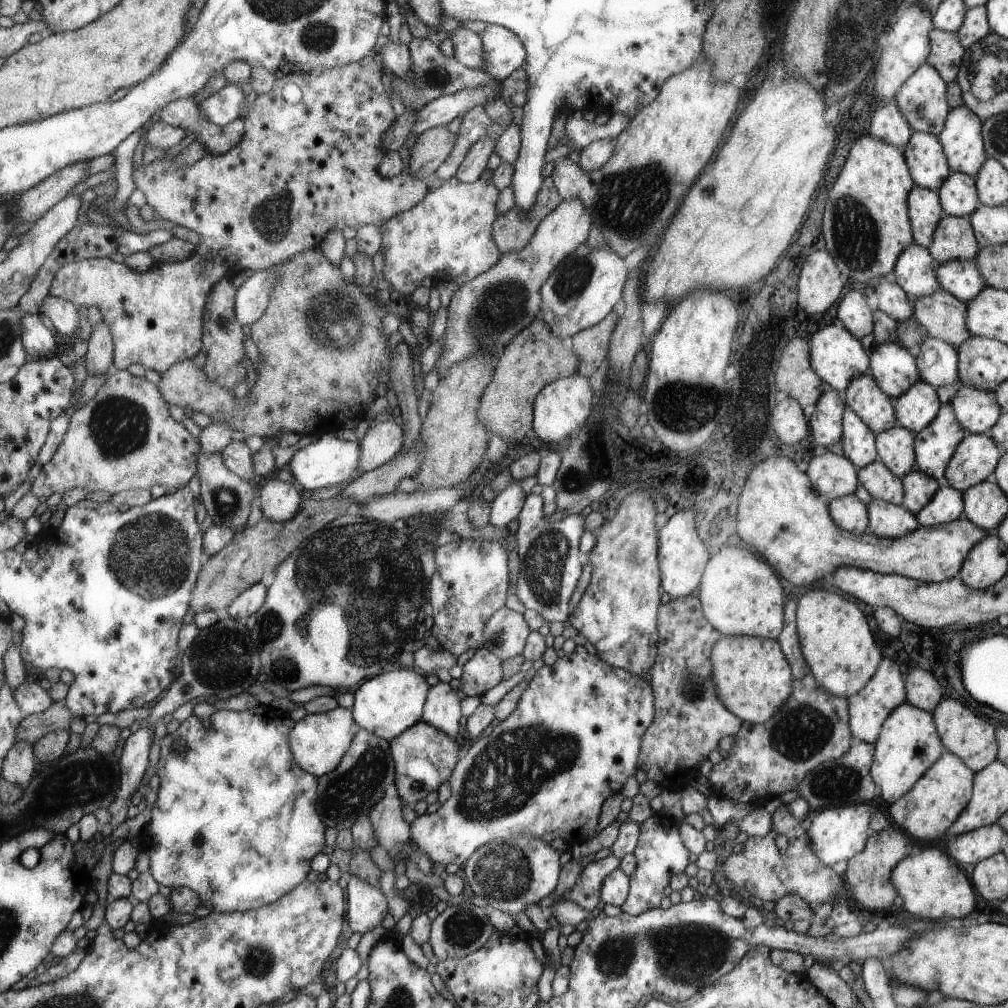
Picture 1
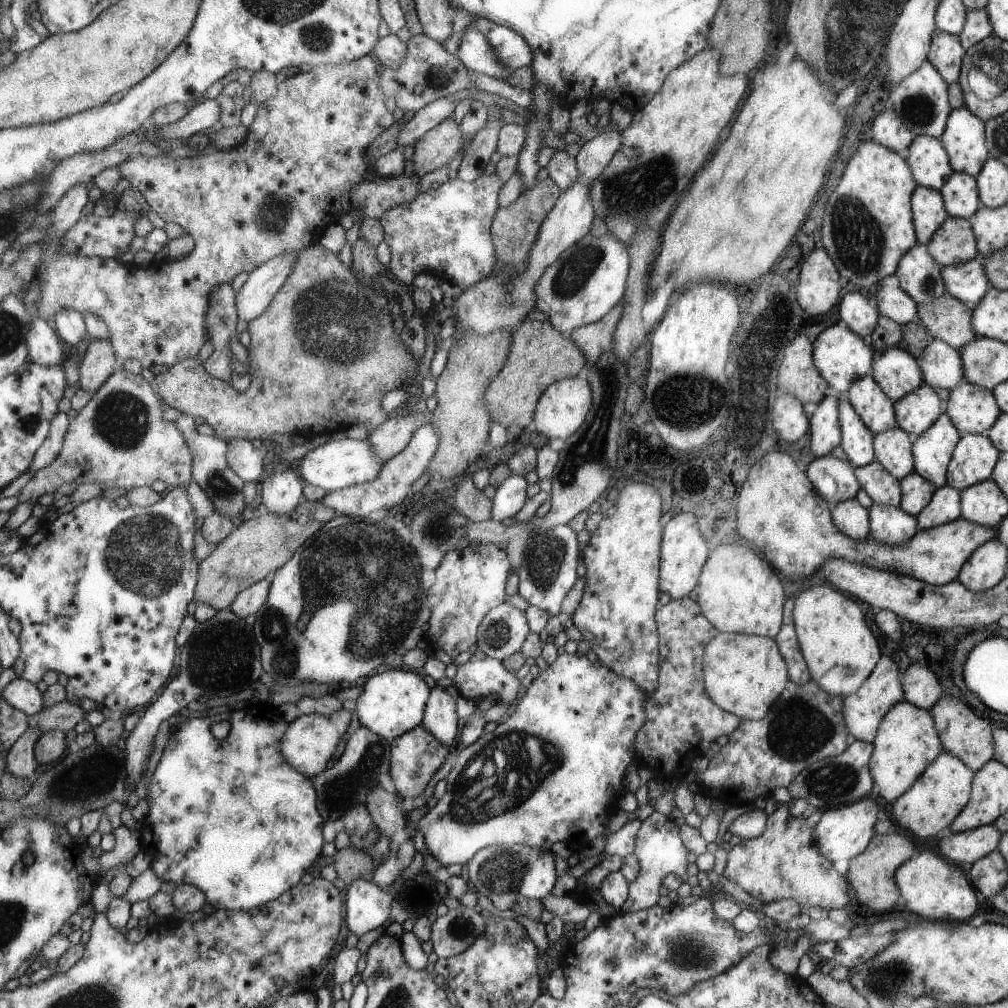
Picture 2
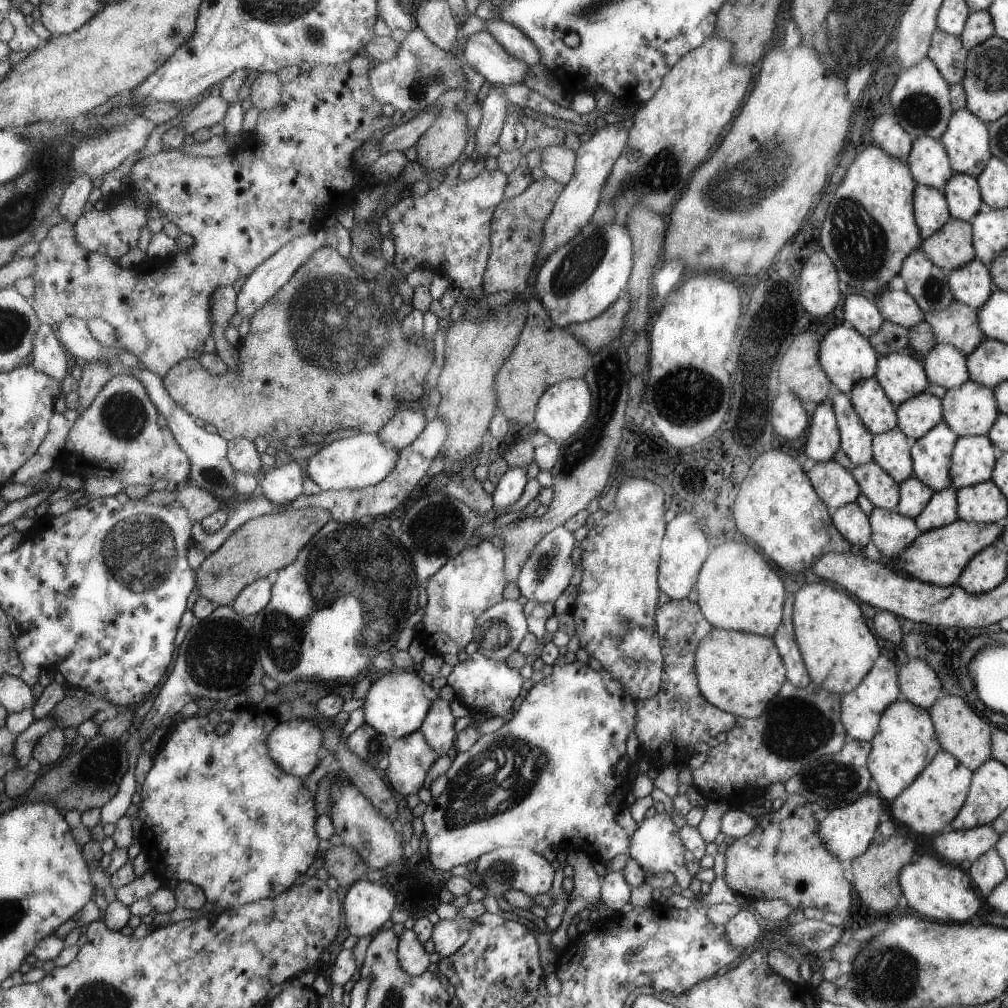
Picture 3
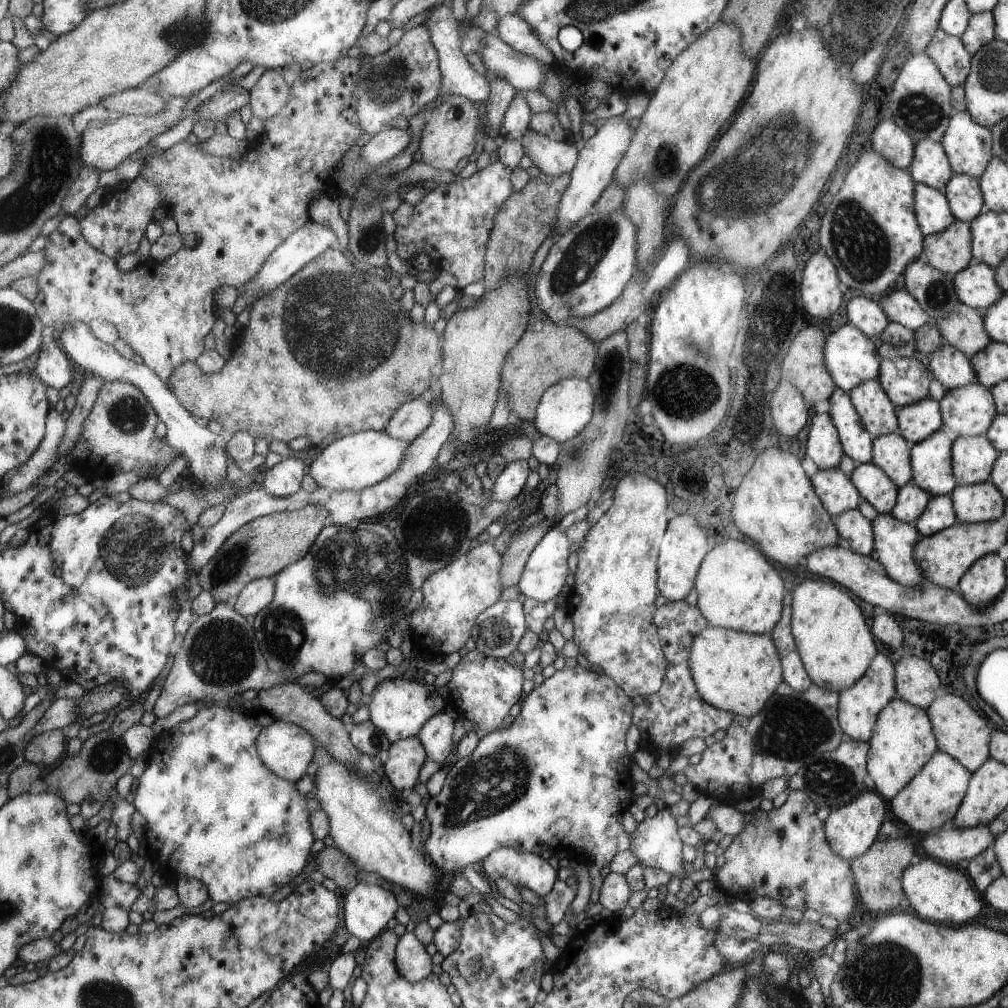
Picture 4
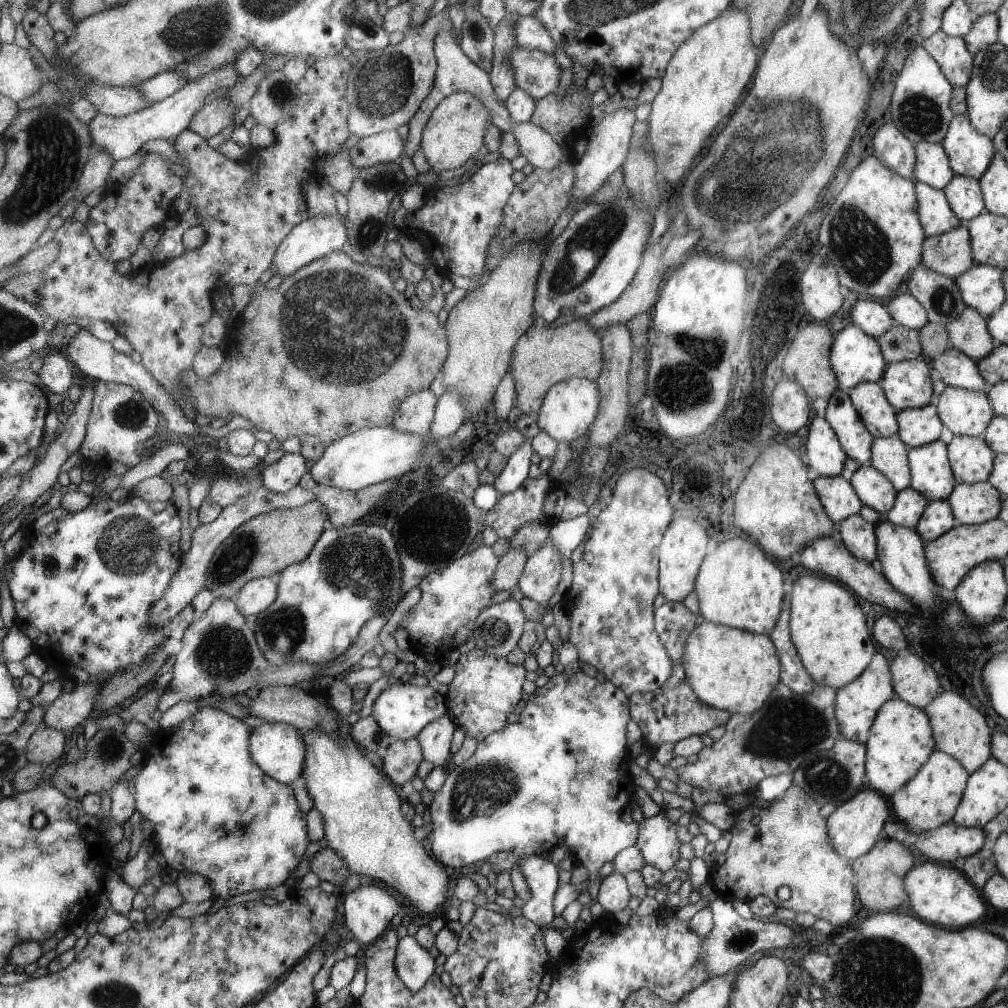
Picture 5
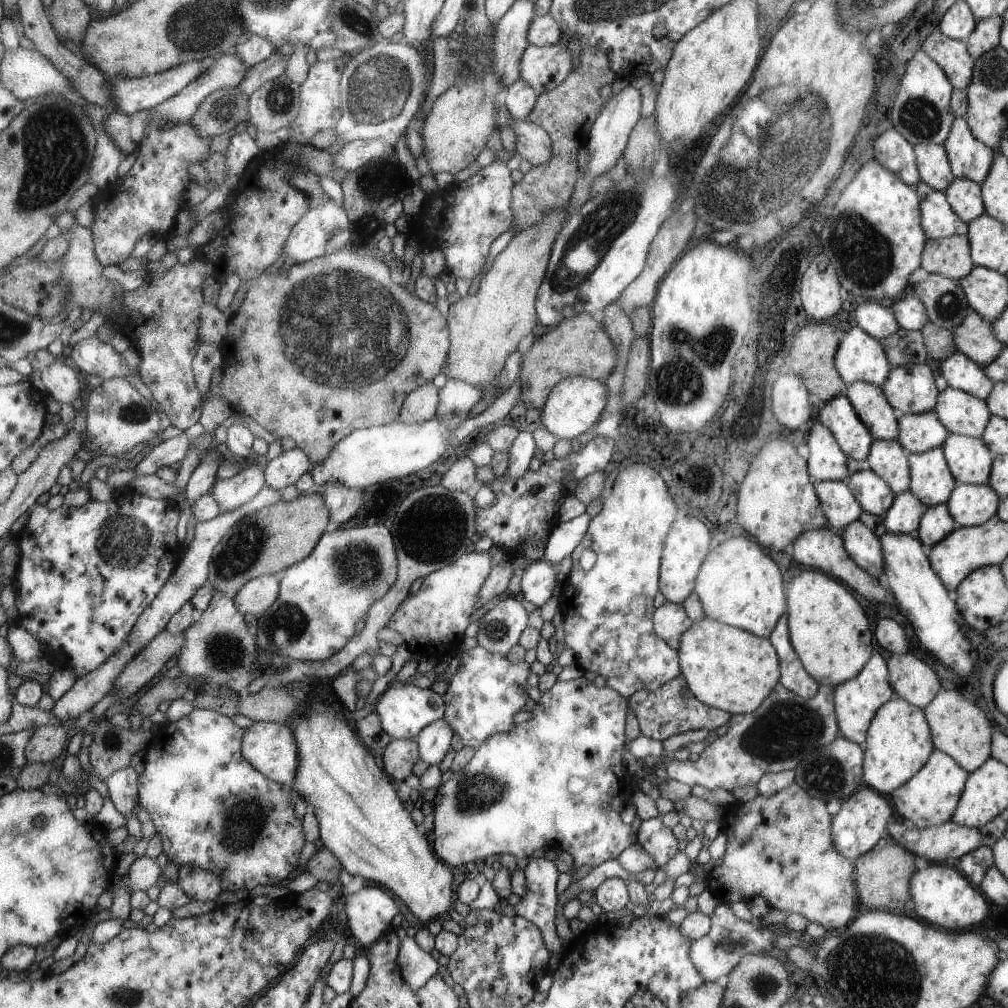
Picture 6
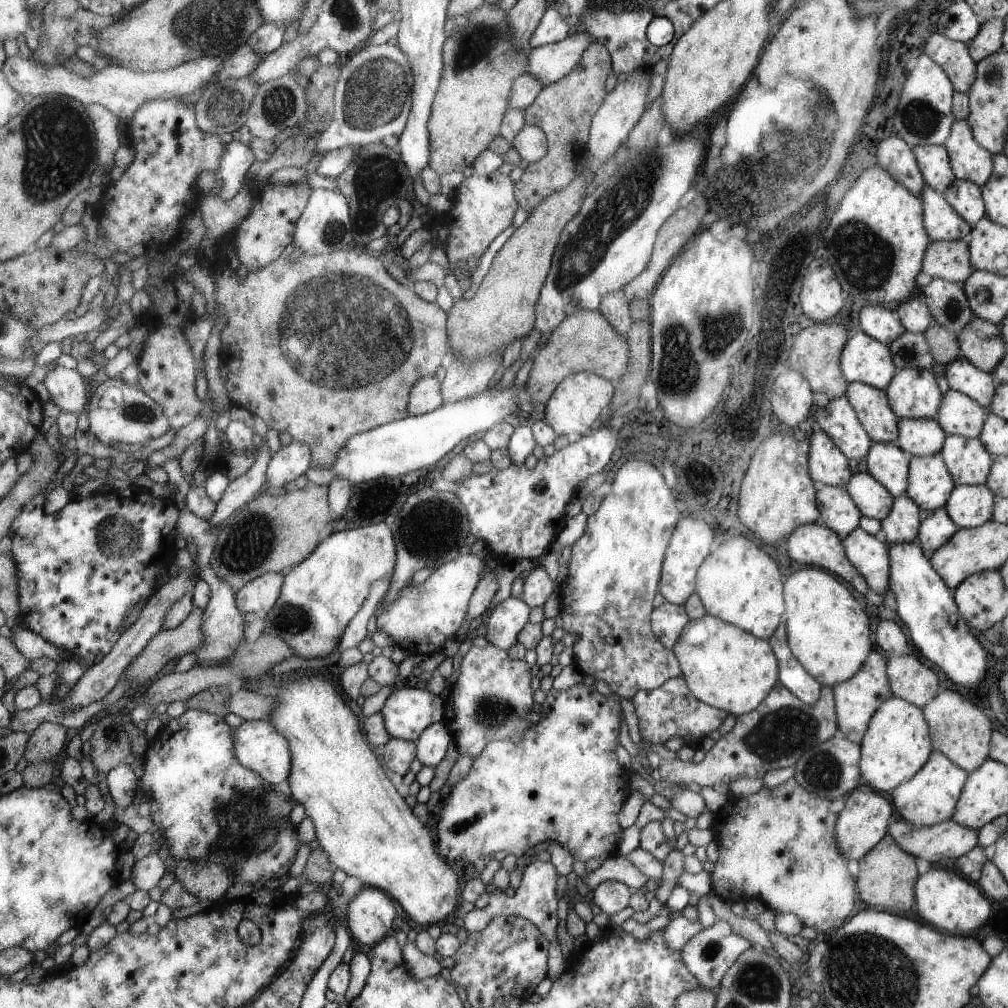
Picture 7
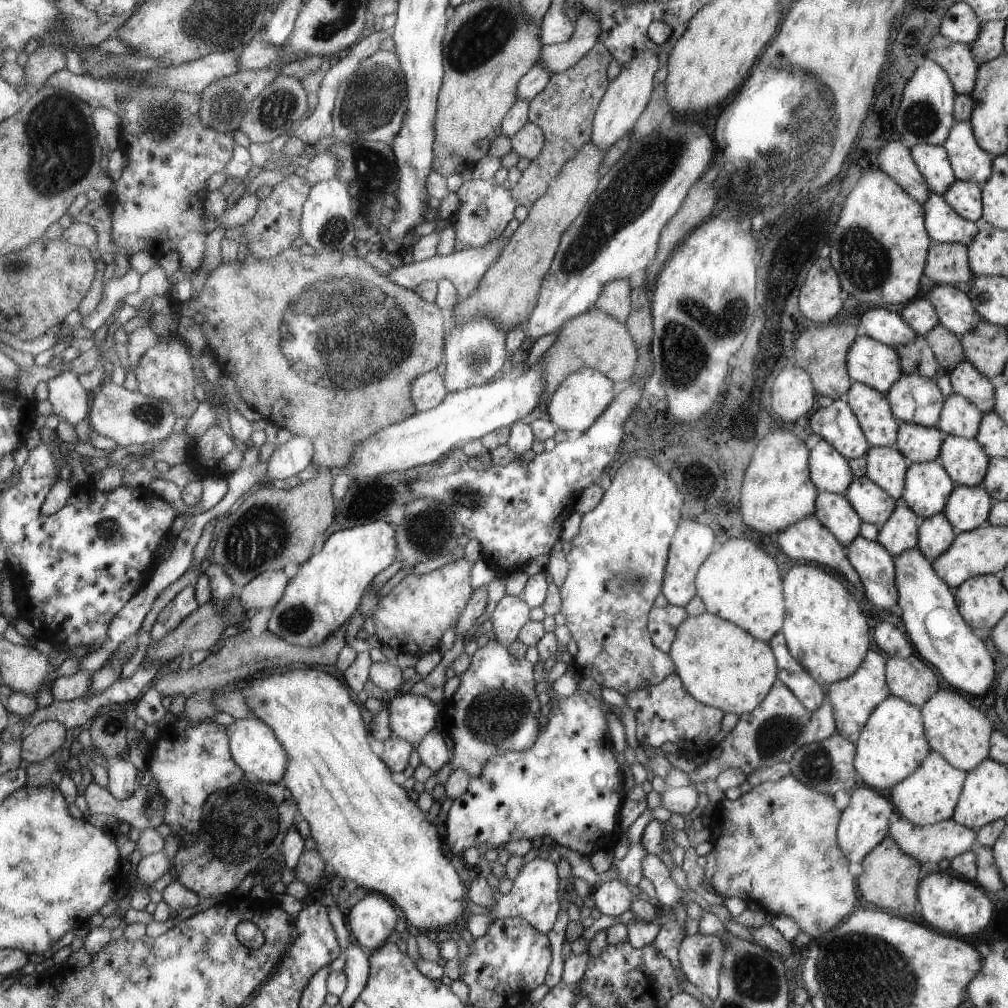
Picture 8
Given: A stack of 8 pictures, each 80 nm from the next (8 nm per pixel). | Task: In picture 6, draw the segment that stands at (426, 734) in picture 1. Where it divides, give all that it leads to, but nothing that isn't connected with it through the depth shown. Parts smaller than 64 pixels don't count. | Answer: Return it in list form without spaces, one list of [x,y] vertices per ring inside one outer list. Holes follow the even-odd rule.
[[[391,739],[380,751],[384,769],[393,780],[403,780],[411,774],[411,766],[417,760],[417,744],[415,739]]]

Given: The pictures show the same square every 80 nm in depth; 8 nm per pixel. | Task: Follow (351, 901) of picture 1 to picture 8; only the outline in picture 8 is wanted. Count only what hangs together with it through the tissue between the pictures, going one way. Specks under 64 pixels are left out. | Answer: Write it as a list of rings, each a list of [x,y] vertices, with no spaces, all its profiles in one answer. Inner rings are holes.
[[[365,894],[345,917],[345,923],[357,944],[371,951],[385,944],[395,922],[397,914],[381,894]]]

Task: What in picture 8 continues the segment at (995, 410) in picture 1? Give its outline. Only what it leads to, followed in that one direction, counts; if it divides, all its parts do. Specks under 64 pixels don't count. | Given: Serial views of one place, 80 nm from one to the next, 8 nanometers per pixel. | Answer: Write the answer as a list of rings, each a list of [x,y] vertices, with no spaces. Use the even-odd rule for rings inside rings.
[[[952,393],[944,398],[944,406],[935,427],[946,435],[974,439],[979,433],[982,419],[983,414],[975,404]]]

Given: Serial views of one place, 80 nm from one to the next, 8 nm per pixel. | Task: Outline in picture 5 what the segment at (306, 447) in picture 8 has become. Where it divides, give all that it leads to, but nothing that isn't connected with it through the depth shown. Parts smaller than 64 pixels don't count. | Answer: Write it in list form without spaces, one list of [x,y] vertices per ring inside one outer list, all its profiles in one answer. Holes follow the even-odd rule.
[[[284,453],[269,466],[258,469],[262,486],[274,493],[287,493],[298,484],[305,468],[305,459],[300,453]]]

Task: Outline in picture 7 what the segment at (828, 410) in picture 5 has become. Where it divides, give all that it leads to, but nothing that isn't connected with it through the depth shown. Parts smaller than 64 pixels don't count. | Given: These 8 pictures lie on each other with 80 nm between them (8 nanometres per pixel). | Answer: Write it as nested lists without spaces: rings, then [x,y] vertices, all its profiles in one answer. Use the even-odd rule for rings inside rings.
[[[845,395],[818,407],[814,416],[817,428],[825,431],[848,459],[867,456],[872,439]]]

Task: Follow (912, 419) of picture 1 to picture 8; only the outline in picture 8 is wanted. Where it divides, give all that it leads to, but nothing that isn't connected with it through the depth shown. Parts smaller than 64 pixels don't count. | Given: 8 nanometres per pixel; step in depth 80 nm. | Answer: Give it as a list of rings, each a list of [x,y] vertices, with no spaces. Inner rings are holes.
[[[901,422],[895,448],[913,463],[931,462],[939,458],[946,434],[936,427],[925,428]]]

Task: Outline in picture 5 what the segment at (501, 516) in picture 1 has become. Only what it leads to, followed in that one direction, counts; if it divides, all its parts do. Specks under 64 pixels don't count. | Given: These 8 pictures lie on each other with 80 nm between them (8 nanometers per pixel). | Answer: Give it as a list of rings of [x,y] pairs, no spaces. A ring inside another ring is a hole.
[[[524,438],[524,441],[515,449],[515,452],[508,456],[506,464],[497,477],[494,477],[491,485],[498,496],[511,494],[523,484],[527,478],[527,469],[531,462],[531,439]]]

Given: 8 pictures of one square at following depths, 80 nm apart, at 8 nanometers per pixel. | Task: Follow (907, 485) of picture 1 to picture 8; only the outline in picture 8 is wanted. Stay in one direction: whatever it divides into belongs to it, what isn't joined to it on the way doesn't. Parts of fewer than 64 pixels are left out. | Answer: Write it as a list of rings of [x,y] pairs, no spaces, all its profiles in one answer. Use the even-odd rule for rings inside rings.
[[[899,500],[895,512],[881,529],[878,530],[876,542],[883,546],[893,559],[905,550],[915,548],[919,541],[919,519]]]

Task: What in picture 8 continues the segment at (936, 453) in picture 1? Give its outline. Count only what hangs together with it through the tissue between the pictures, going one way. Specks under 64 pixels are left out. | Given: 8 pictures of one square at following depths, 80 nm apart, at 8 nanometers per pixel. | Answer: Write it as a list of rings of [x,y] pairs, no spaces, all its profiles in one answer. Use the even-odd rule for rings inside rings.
[[[937,458],[931,460],[931,462],[913,463],[910,466],[908,475],[905,478],[904,498],[900,500],[905,502],[905,506],[907,506],[919,520],[927,519],[943,512],[945,502],[948,501],[954,489],[955,484],[949,478],[944,468],[941,467],[940,460]]]

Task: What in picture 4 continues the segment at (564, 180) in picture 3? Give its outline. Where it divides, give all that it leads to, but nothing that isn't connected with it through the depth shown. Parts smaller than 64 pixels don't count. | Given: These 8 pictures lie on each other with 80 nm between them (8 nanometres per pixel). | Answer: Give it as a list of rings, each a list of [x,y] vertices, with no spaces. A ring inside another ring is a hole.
[[[532,131],[523,133],[519,142],[523,146],[524,154],[541,173],[552,177],[558,177],[563,173],[569,175],[574,167],[577,150],[573,145],[549,140]]]

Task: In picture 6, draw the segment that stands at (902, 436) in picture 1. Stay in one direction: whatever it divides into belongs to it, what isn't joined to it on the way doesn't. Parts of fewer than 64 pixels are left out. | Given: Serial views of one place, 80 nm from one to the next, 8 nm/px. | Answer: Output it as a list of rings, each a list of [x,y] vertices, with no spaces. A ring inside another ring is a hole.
[[[897,438],[875,439],[866,459],[869,468],[888,483],[893,494],[907,490],[907,486],[910,485],[909,474],[907,474],[907,452]]]

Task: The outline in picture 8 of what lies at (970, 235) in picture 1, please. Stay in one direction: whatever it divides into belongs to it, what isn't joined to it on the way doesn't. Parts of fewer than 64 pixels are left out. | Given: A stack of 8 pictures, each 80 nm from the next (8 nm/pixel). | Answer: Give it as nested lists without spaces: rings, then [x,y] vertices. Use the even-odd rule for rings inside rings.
[[[939,243],[927,250],[925,278],[937,286],[953,286],[967,282],[972,270],[967,264],[968,248],[964,244]]]

